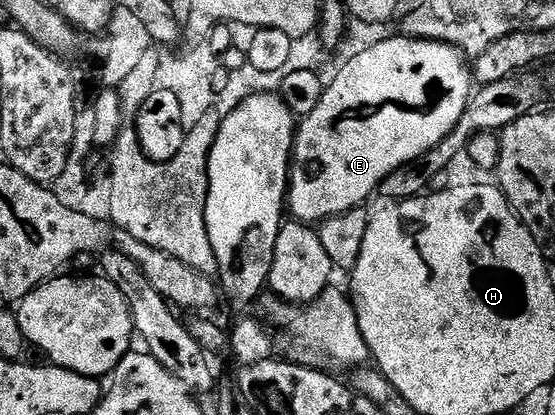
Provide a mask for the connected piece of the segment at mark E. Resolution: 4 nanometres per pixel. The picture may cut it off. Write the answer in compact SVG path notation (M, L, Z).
M401 35L388 37L385 41L373 40L366 47L362 55L354 55L344 61L345 65L332 77L332 82L323 86L323 93L318 99L318 105L309 114L302 117L298 128L295 130L295 145L292 148L290 180L288 182L286 209L289 214L293 213L295 220L300 223L319 223L330 217L336 217L339 213L348 213L351 209L359 209L365 204L371 193L379 190L380 184L388 175L404 165L417 161L422 154L430 151L438 145L446 135L462 119L462 111L466 111L468 98L474 92L473 74L461 52L453 45L441 44L439 41L425 41L418 38L408 38Z

